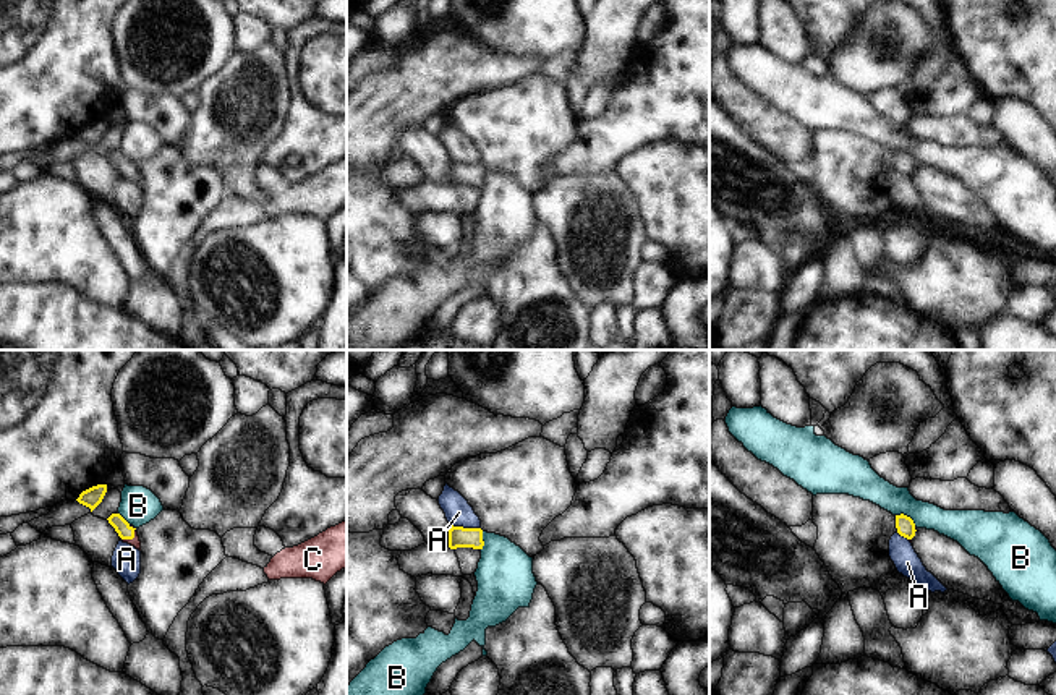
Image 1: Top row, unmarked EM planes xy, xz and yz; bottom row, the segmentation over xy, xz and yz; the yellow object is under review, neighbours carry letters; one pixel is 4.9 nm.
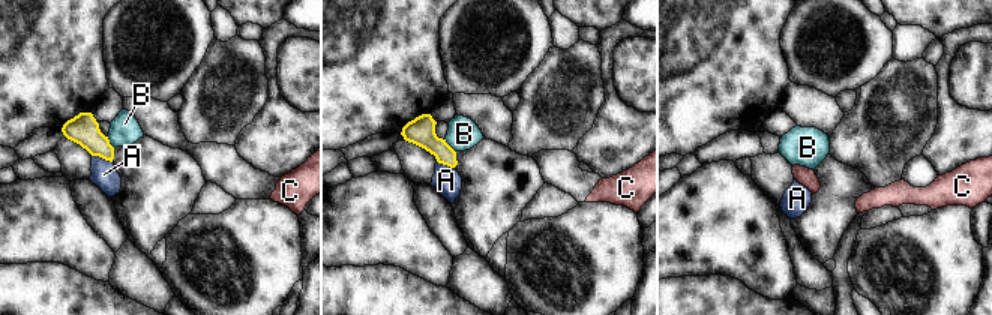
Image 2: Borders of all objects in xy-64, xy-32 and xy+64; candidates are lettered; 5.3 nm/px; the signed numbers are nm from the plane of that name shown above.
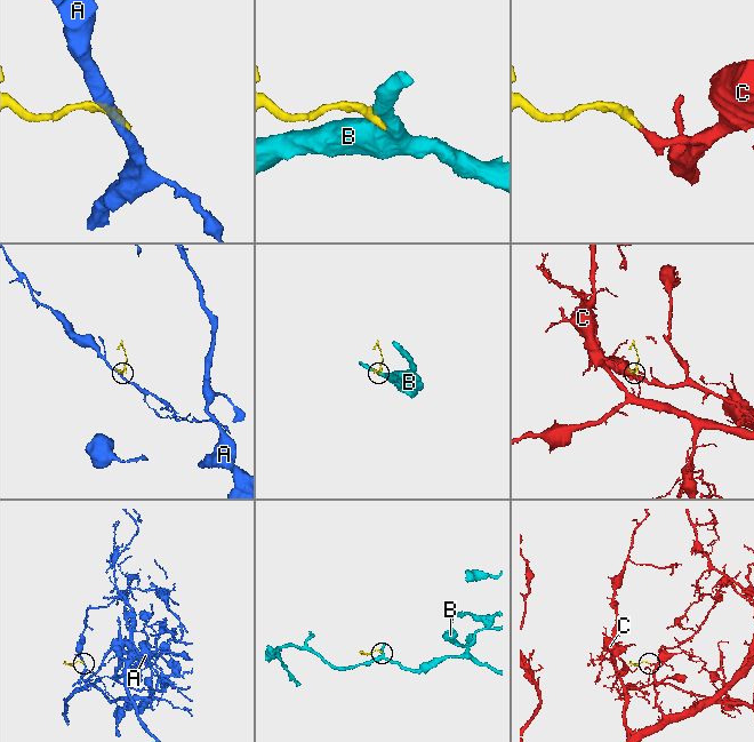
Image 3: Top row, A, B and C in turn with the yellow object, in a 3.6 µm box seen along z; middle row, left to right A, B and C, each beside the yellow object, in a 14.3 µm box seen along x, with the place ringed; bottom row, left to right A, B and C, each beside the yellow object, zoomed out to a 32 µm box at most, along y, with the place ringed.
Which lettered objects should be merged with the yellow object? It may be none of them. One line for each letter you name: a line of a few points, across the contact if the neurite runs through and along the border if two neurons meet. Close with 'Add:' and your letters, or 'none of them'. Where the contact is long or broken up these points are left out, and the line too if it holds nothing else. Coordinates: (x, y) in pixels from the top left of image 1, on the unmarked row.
C: line xy (122, 164), (130, 175), (135, 179)
Add: C

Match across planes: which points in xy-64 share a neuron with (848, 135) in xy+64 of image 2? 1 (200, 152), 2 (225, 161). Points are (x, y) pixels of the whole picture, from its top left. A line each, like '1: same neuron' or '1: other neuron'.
1: other neuron
2: other neuron

